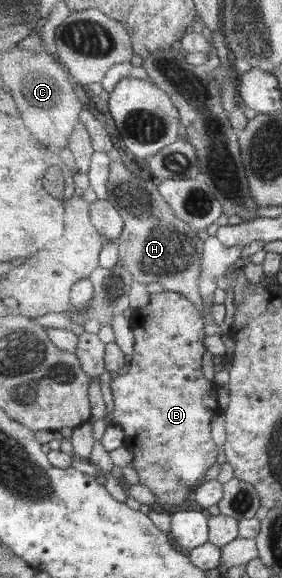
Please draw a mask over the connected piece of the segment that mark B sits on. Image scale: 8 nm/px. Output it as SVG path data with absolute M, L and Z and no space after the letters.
M164 290L161 293L153 294L151 297L150 305L145 308L137 308L133 310L131 316L131 324L133 325L133 334L136 338L135 352L130 363L130 368L126 374L118 378L113 378L111 382L111 390L114 400L114 412L113 412L113 424L120 426L125 431L125 447L129 448L135 456L133 461L133 467L139 472L139 483L147 485L155 492L157 496L157 503L161 503L164 507L170 505L179 505L180 503L187 503L190 499L195 497L195 492L203 483L203 477L207 475L206 471L209 471L213 465L217 464L219 460L219 452L221 447L217 445L217 442L212 437L212 422L218 416L217 409L219 409L219 403L217 403L217 388L215 383L211 383L211 380L203 377L203 355L205 355L205 325L207 321L203 321L199 309L193 305L188 298L185 298L183 294L174 293L168 290Z

